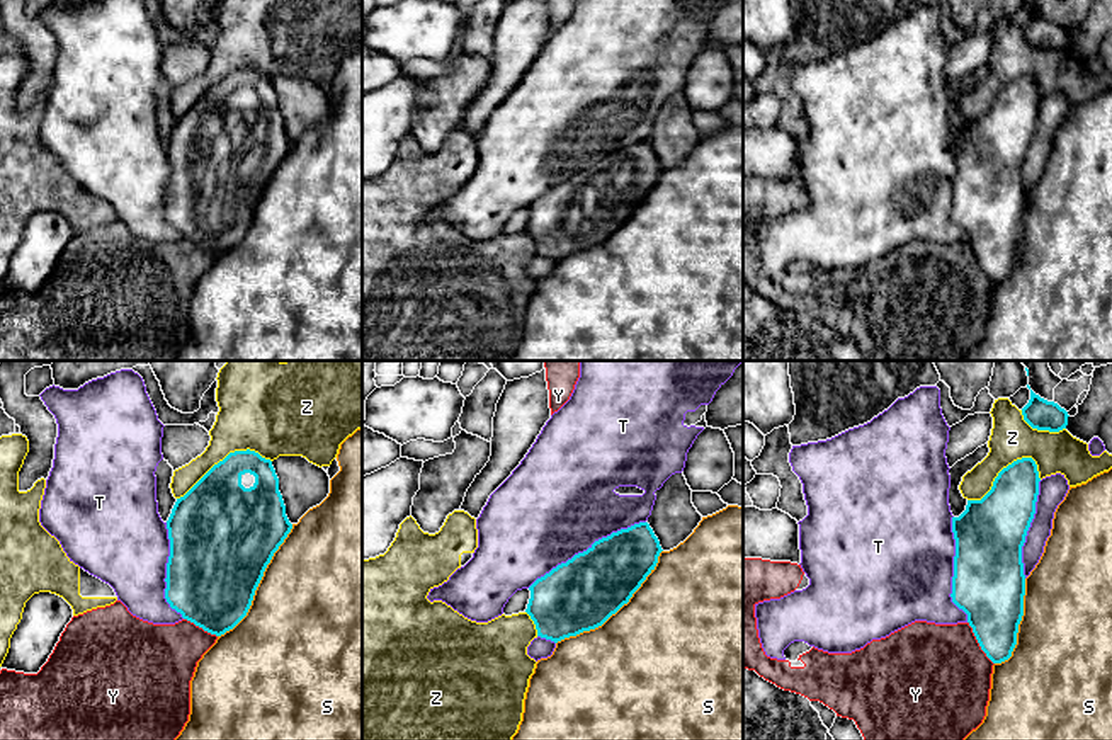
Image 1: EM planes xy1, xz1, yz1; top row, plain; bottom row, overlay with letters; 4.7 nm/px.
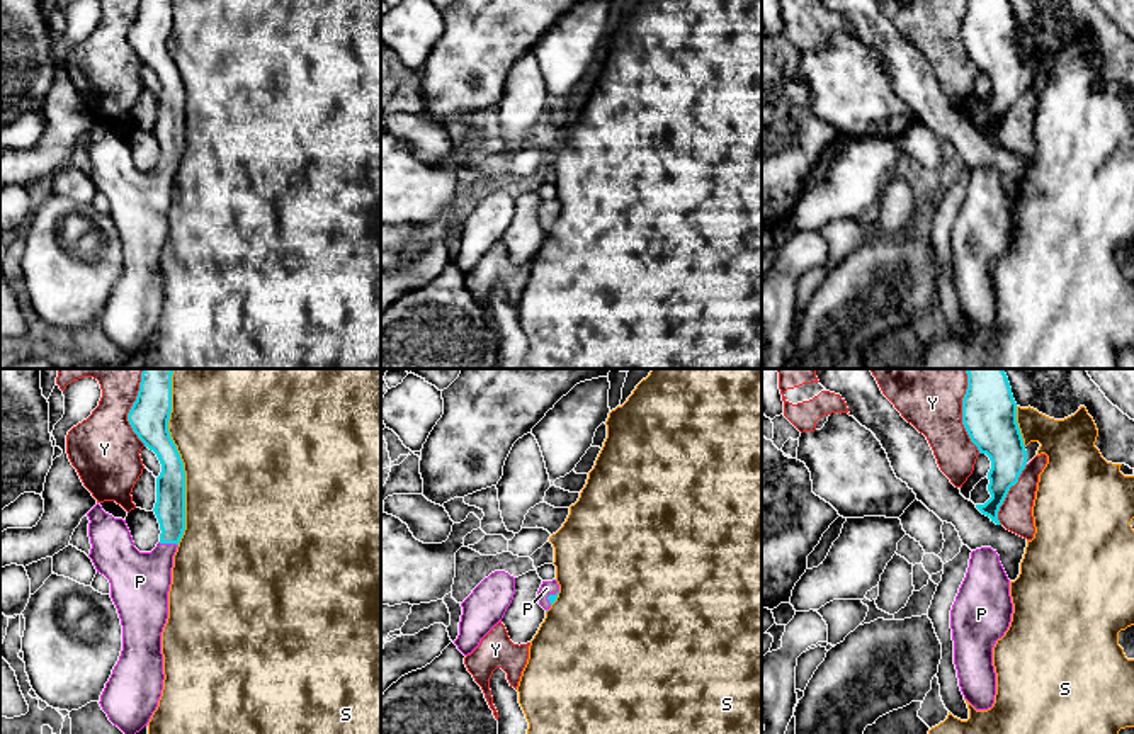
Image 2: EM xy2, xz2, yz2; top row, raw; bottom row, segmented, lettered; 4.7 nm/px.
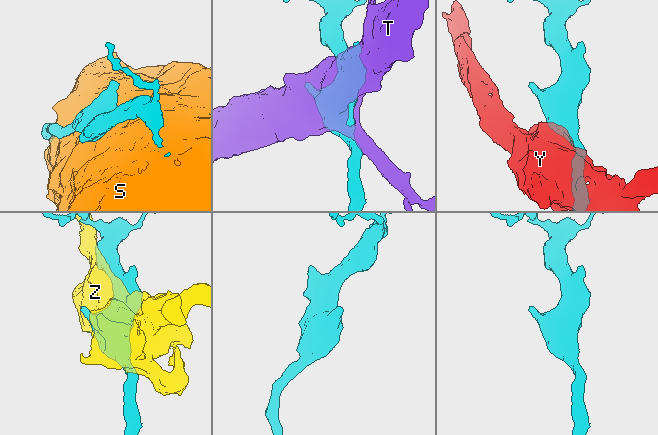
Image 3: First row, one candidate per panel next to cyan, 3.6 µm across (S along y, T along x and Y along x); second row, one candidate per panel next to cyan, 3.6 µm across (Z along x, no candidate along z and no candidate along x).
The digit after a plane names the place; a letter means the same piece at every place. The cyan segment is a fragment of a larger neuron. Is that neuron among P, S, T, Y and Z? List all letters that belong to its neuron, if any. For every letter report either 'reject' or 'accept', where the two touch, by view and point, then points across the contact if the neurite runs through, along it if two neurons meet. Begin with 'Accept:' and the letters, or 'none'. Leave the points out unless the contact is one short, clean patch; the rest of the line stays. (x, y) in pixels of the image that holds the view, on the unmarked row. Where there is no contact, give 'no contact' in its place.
Accept: P
P: accept | xy2 (169, 162)
S: reject | xy2 (182, 82)
T: reject | xz1 (587, 169)
Y: reject | yz2 (963, 36)
Z: reject | xy1 (225, 77)

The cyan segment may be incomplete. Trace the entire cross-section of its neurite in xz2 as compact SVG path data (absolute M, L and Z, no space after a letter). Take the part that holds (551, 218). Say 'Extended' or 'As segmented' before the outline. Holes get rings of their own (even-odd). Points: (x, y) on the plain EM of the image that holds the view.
Extended. M553 199L553 200L542 200L542 204L541 204L539 211L537 211L539 224L544 229L549 229L551 224L558 217L558 211L559 211L559 204L558 204L556 199Z

